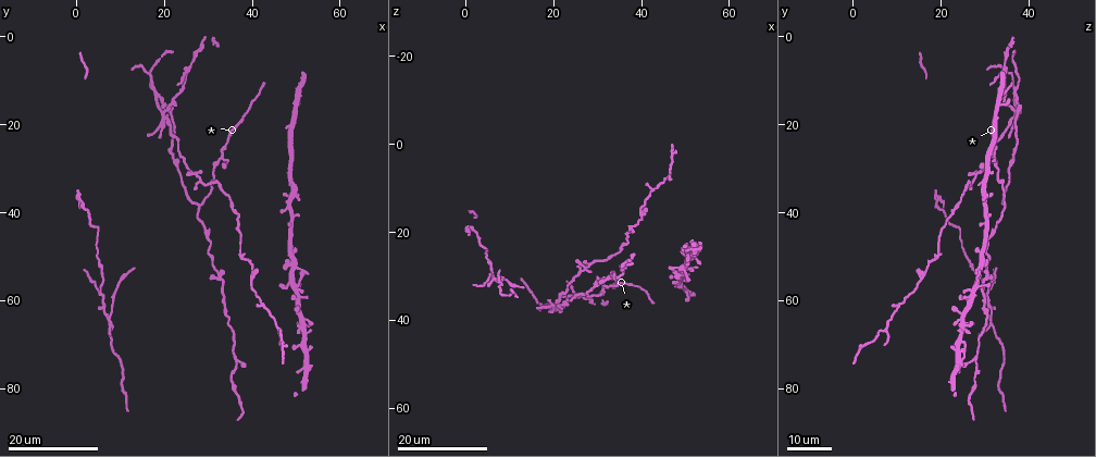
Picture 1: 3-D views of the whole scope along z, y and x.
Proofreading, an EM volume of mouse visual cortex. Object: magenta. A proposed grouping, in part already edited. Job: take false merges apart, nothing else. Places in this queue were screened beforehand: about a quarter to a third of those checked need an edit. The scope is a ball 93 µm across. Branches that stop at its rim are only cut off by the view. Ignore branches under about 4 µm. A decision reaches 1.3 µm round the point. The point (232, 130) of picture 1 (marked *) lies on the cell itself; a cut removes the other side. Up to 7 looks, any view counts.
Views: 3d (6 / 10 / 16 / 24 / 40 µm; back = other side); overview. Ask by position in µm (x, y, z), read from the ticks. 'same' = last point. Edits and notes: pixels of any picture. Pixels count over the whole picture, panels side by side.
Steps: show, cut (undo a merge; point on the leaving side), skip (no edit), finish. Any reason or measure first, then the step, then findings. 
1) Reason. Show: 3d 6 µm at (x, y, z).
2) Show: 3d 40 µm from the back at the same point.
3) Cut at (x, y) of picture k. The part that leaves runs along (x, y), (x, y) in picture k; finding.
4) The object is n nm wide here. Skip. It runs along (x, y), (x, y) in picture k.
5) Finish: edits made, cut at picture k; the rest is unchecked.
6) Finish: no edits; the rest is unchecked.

Sudden change in width. Show: 3d 24 µm at (29.5, 43.5, 32.5).

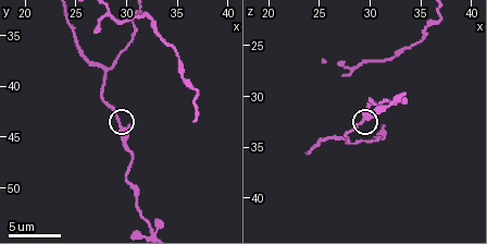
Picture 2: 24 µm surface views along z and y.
Zoom in. Show: 3d 6 µm at (29.2, 43.4, 32.4).

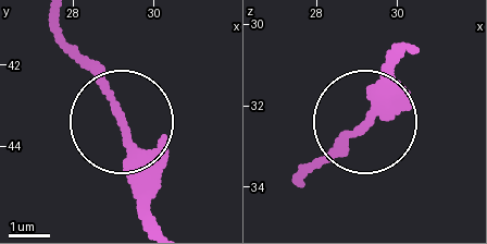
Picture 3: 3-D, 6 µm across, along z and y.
Skip. It runs along (57, 22), (119, 116), (144, 206) in picture 3; all the same cell.

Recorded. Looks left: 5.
Arms part here. Show: 3d 24 µm at (6.0, 58.0, 29.5).

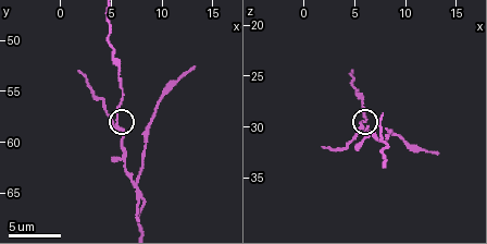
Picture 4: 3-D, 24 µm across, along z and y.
Show: 3d 10 µm at (5.2, 58.6, 30.2).

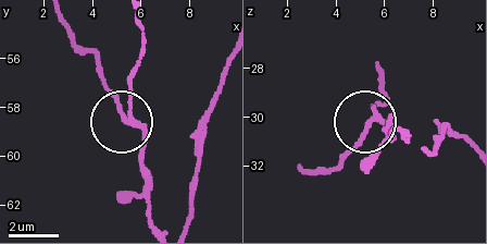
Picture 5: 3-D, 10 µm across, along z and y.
Skip. All the same cell.

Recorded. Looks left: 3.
Arms part here. Show: 3d 16 µm at (7.2, 64.0, 31.4).

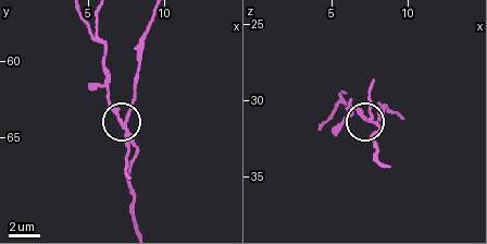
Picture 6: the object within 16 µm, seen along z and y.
Other side. Show: 3d 16 µm from the back at (7.2, 64.0, 31.2).

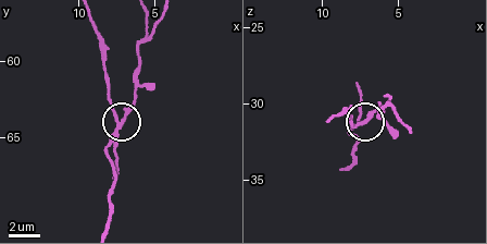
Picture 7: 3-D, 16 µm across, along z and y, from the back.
The object is 200 nm wide here. Cut at (111, 109) of picture 7. The part that leaves runs along (116, 132), (104, 51), (94, 20) in picture 7; two cells meet here.

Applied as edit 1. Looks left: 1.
Finish: edits made, cut at picture 7; the rest is unchecked.

